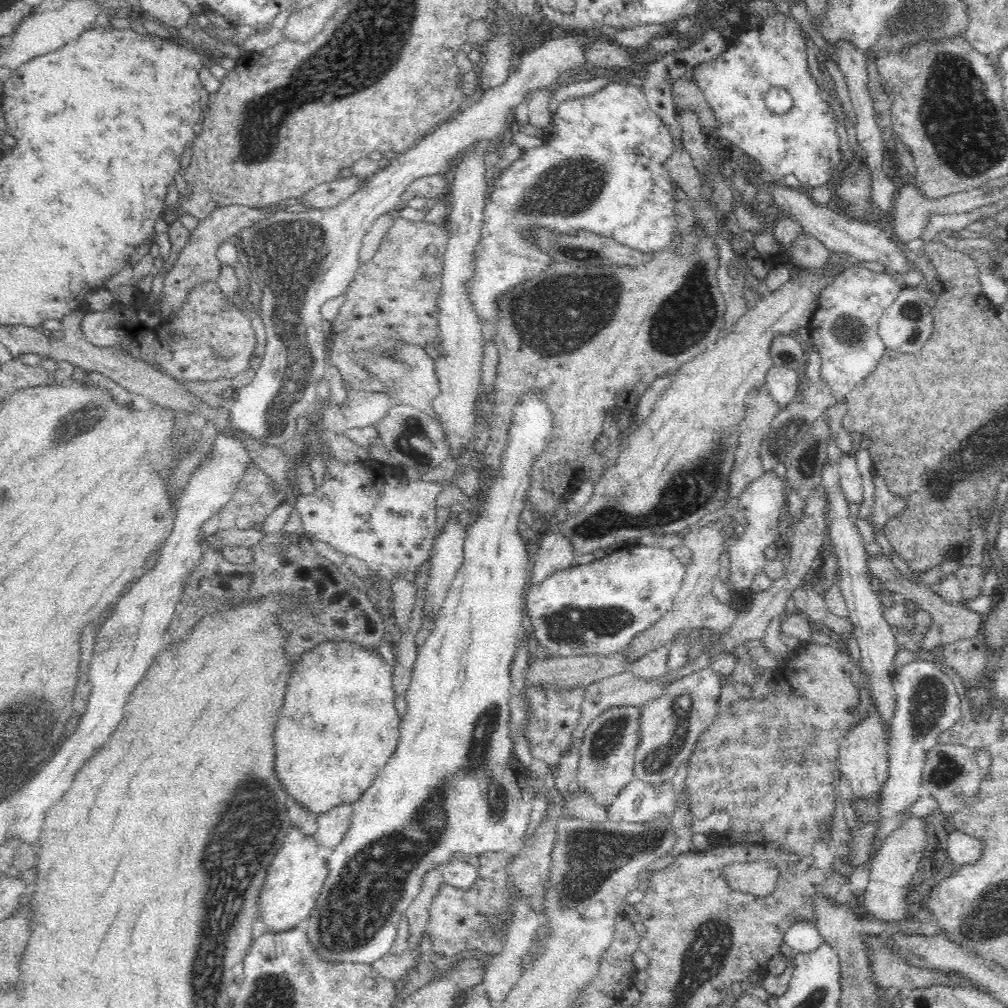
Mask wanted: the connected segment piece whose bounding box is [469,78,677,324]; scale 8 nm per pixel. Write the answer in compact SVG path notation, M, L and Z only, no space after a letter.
M612 78L604 88L595 91L593 94L574 97L572 100L568 99L558 104L556 112L551 114L551 124L554 126L553 132L549 137L545 138L544 144L525 151L522 150L520 158L512 162L510 168L506 168L506 170L496 174L490 183L490 190L485 200L480 240L474 251L474 276L469 280L469 299L472 301L472 306L482 324L484 322L493 322L493 324L498 322L498 318L500 318L498 298L500 296L504 296L508 290L512 290L514 286L522 284L524 280L536 278L536 276L546 272L552 266L554 259L546 251L538 249L538 245L528 239L528 232L532 228L536 228L536 226L537 228L549 228L549 230L553 230L557 234L568 234L568 232L576 232L576 230L584 228L596 234L607 237L612 236L616 242L645 253L658 252L658 250L668 248L668 244L672 244L672 240L676 236L676 208L674 206L676 206L677 198L674 195L674 190L676 190L677 184L672 179L672 175L668 175L669 171L664 163L668 162L668 158L674 154L674 137L670 129L664 125L662 119L649 107L649 102L643 93L643 89L638 89L635 85L628 85L623 80Z

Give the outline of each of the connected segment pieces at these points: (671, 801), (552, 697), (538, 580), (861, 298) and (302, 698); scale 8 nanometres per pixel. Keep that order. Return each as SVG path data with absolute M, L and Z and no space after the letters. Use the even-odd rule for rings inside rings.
M635 779L612 800L607 816L612 821L630 823L645 823L660 817L672 819L676 802L672 782L650 784Z
M530 685L525 689L524 697L530 707L530 720L526 730L526 737L530 743L533 758L546 761L550 766L558 763L564 752L568 750L572 732L581 716L582 702L585 697L586 687L578 685L571 689L554 689L542 685Z
M558 532L543 533L531 555L530 586L542 584L558 570L570 568L575 555L572 543L565 536Z
M848 265L819 294L817 309L808 326L821 356L820 377L836 399L845 399L877 368L887 348L879 335L879 320L903 288L899 276L875 272L868 266Z
M320 642L306 651L294 666L274 732L276 774L288 794L308 811L318 814L342 802L354 804L390 760L397 747L401 722L394 707L393 674L394 666L384 661L380 653L354 642Z

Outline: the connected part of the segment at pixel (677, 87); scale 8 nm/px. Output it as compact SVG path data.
M691 75L676 79L671 87L676 115L679 114L682 106L686 106L686 108L696 112L698 119L700 119L700 126L706 132L712 132L719 125L717 118L708 106L705 94Z

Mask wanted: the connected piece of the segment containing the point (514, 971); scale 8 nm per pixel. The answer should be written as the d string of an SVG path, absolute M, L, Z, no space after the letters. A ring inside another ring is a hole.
M524 895L518 897L519 899L516 901L516 906L514 906L512 922L510 922L510 926L507 926L507 934L505 935L502 952L494 955L483 970L483 983L486 994L492 1000L496 1000L496 1002L504 1002L506 996L512 991L514 984L516 984L520 976L522 976L522 967L520 967L522 956L524 956L524 954L528 952L528 948L532 946L534 936L536 936L536 932L540 927L540 920L538 920L540 914L536 914Z

